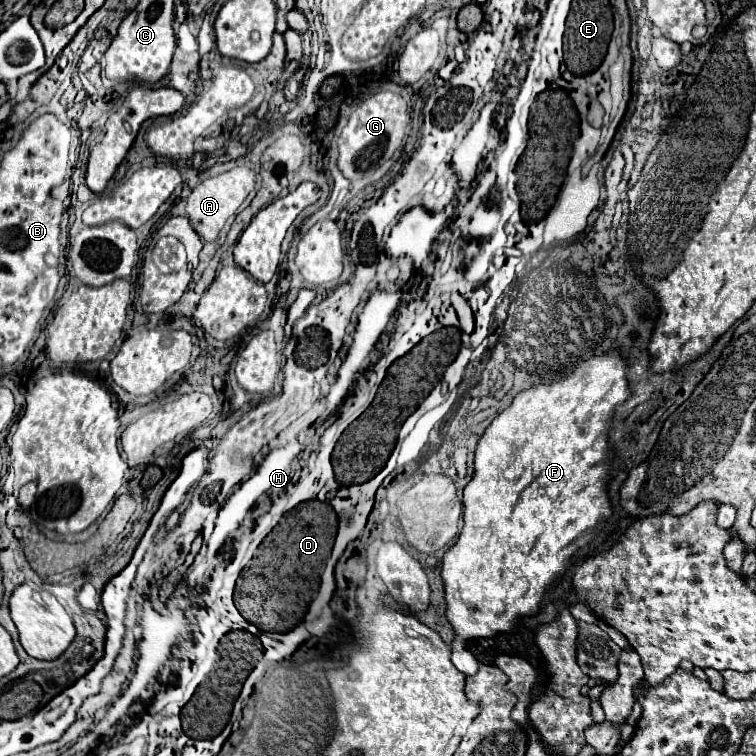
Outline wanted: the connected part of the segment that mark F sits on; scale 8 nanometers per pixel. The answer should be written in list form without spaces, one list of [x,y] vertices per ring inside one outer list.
[[[619,353],[591,357],[569,377],[519,393],[479,439],[475,475],[463,491],[465,525],[441,565],[447,619],[457,633],[457,639],[451,643],[451,661],[467,677],[477,673],[479,662],[467,651],[465,641],[509,631],[519,617],[537,613],[545,589],[563,575],[571,555],[585,547],[611,517],[613,509],[607,497],[611,461],[607,431],[613,409],[631,395],[625,373],[627,365]]]

